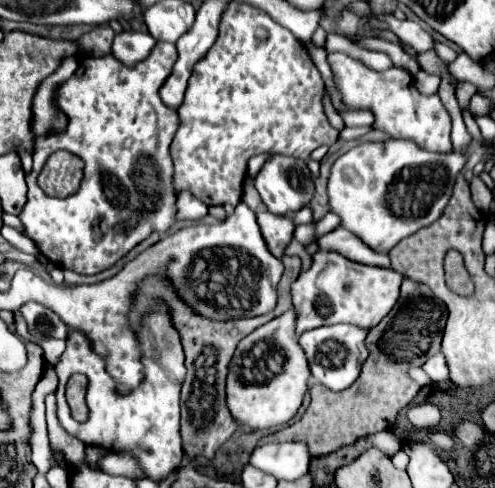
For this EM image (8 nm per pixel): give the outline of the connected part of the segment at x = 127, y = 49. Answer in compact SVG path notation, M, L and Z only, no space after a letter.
M123 30L121 34L115 36L111 52L125 66L135 66L139 60L145 60L145 56L149 56L153 46L155 46L155 40L149 34L143 34L137 30Z

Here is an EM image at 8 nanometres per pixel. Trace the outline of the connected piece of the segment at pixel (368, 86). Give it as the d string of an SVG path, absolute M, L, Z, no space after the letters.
M333 52L329 54L329 64L335 74L335 84L343 94L343 102L351 108L367 108L375 114L375 128L387 132L391 138L405 138L429 148L431 152L447 152L451 150L451 116L441 104L439 96L423 96L415 84L413 76L401 68L389 68L385 72L373 72L363 68L361 62Z

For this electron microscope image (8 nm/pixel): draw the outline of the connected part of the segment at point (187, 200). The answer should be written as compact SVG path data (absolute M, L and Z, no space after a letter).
M191 192L179 194L177 208L177 220L201 220L203 216L207 216L207 206L201 200L197 200Z

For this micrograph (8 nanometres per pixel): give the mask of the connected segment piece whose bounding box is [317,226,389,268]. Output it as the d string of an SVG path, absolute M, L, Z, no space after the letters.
M343 226L335 228L333 232L321 236L317 240L321 250L333 250L333 252L341 252L343 256L347 256L349 260L355 262L363 262L363 264L371 264L371 266L381 266L381 268L389 268L389 256L371 250L363 240L359 240L353 232L345 230Z

